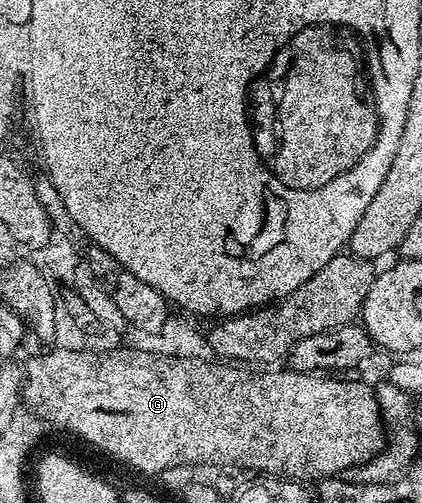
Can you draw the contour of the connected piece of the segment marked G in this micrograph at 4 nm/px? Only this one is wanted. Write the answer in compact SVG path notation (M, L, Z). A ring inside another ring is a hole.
M60 346L60 348L53 348L50 352L45 352L42 356L37 356L34 358L30 364L24 369L24 385L23 385L23 400L24 403L30 404L35 411L41 416L46 416L53 424L58 424L61 428L66 428L69 432L78 432L87 443L93 448L98 448L101 452L106 452L109 456L114 456L117 460L122 460L125 464L130 464L133 468L138 468L141 472L152 472L152 474L158 474L163 470L167 470L168 467L173 466L183 466L184 464L199 466L199 464L230 464L230 469L236 470L235 468L250 468L251 471L257 472L253 474L264 474L269 478L284 478L289 482L316 482L319 480L324 480L326 478L337 478L342 475L342 473L349 467L355 467L358 464L362 464L365 461L372 459L377 452L381 451L387 441L387 428L383 423L382 410L378 404L377 395L374 389L368 384L365 385L361 380L345 380L349 378L338 378L333 374L314 374L312 372L294 372L292 370L284 370L285 372L273 372L277 370L250 370L245 366L234 366L229 362L216 362L217 364L208 364L204 358L194 358L185 356L163 356L159 353L149 353L143 350L128 348L126 346L120 346L115 349L111 349L109 352L89 352L82 351L77 352L66 346Z

